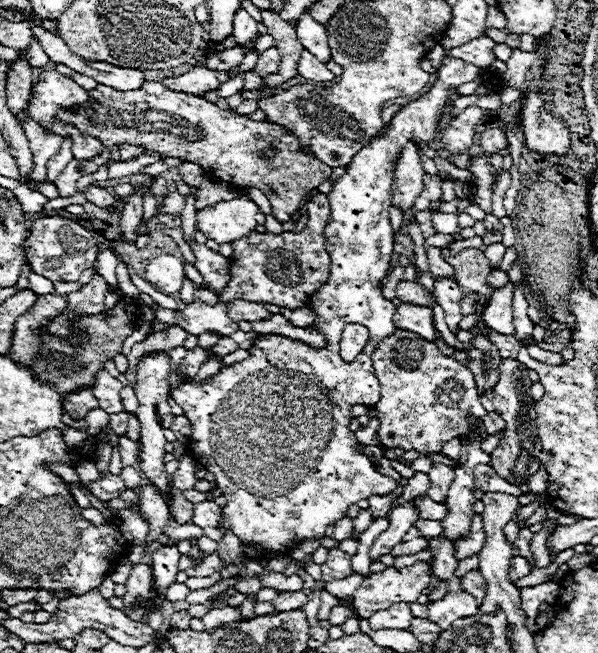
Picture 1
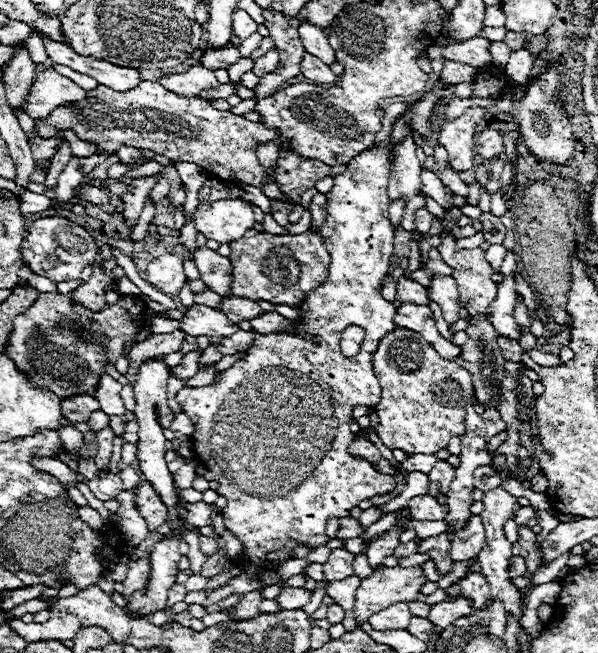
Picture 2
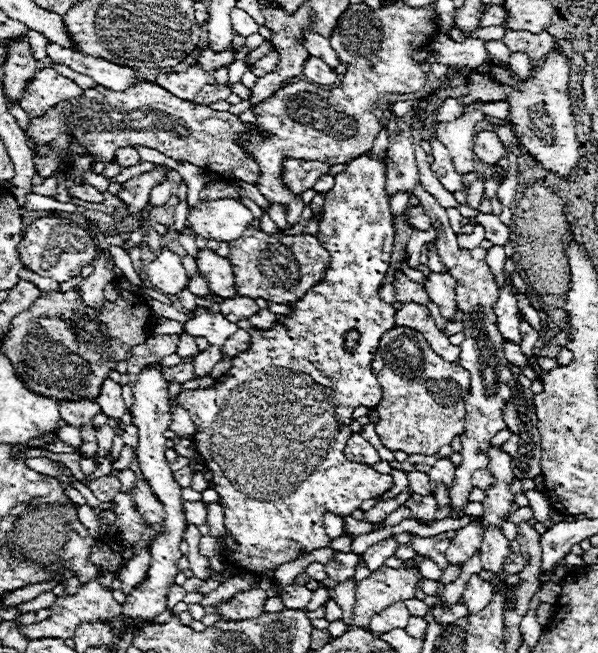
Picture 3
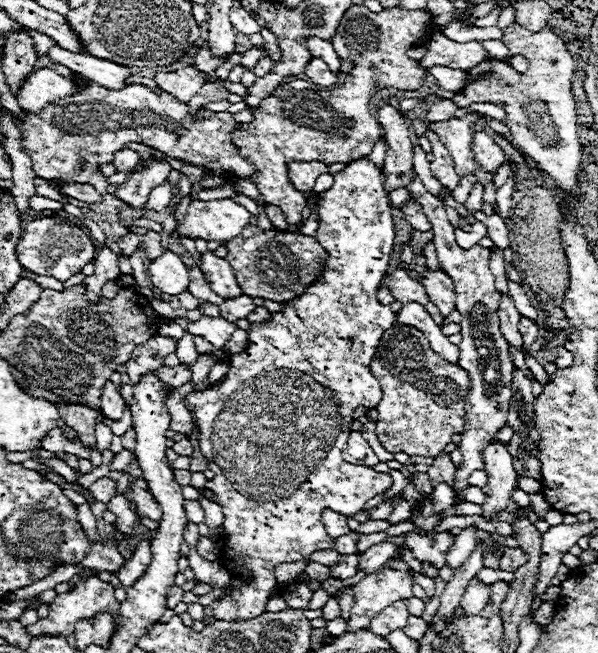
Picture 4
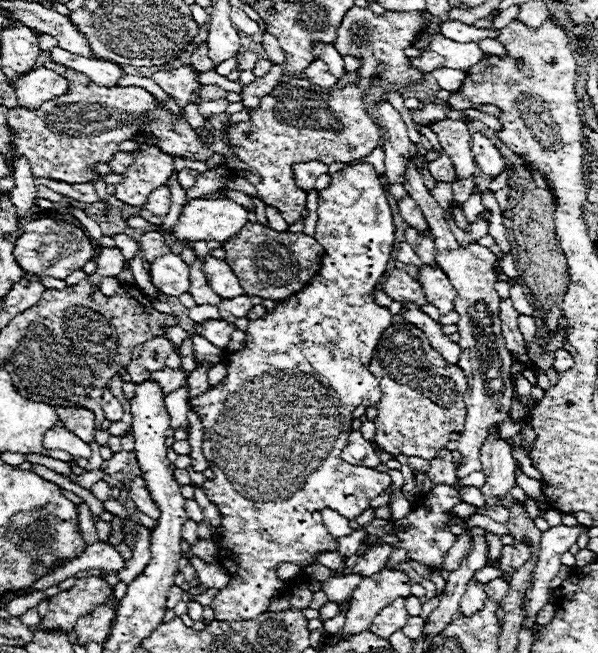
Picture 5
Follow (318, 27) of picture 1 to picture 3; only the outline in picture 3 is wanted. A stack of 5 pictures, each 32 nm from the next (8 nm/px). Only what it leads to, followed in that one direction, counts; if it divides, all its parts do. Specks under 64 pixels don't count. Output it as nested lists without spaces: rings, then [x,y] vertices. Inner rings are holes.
[[[306,32],[306,48],[308,48],[310,56],[318,56],[320,60],[326,60],[326,64],[330,64],[332,70],[340,64],[336,52],[330,46],[330,40],[324,36],[318,36],[314,32]]]

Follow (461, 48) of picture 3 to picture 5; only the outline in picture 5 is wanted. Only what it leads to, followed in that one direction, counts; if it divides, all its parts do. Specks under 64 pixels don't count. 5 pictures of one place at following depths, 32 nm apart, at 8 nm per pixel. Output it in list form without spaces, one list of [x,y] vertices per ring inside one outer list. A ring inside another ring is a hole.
[[[434,34],[432,42],[422,50],[420,56],[408,58],[410,66],[428,74],[436,68],[454,68],[464,70],[478,64],[484,52],[474,42],[454,42],[444,38],[442,34]]]

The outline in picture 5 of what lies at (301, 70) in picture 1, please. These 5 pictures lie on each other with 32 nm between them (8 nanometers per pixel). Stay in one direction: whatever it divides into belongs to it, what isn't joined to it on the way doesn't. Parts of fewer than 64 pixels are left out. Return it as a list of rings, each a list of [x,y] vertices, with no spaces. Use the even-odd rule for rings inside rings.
[[[314,60],[314,64],[310,64],[310,68],[306,68],[304,72],[306,72],[306,76],[308,76],[308,80],[310,80],[312,84],[318,84],[318,86],[322,86],[322,88],[334,88],[336,82],[338,82],[338,80],[330,74],[328,66],[326,66],[322,60]]]

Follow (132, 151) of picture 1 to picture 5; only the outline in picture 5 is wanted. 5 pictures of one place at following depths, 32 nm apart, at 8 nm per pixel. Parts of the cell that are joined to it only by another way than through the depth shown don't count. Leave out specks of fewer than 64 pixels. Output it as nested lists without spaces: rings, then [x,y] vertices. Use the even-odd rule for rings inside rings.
[[[116,152],[114,158],[108,162],[108,166],[112,168],[112,174],[122,174],[130,166],[132,158],[134,158],[132,152]]]

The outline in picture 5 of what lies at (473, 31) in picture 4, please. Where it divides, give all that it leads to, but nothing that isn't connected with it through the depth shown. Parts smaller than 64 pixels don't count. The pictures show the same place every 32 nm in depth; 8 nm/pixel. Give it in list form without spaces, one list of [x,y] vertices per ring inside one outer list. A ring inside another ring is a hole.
[[[448,20],[440,24],[440,34],[454,40],[454,42],[476,42],[484,38],[496,38],[496,30],[486,30],[486,28],[474,28],[458,20]]]

